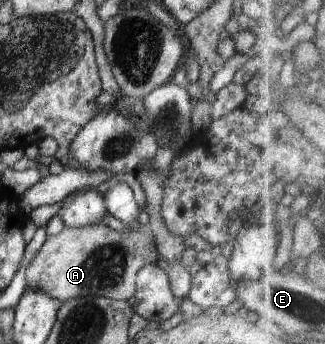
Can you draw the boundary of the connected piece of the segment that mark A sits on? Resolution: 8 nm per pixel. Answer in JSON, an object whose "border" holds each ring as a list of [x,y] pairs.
{"border":[[[88,224],[84,228],[64,227],[56,236],[48,237],[24,274],[26,288],[42,290],[60,304],[72,298],[108,298],[127,302],[136,293],[136,276],[146,262],[160,257],[155,247],[154,229],[118,232],[103,224]]]}

